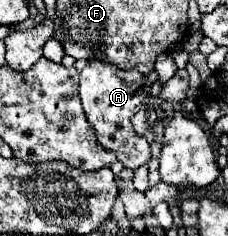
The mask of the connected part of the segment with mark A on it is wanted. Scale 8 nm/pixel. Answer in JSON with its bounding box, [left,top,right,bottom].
[79,61,151,169]

